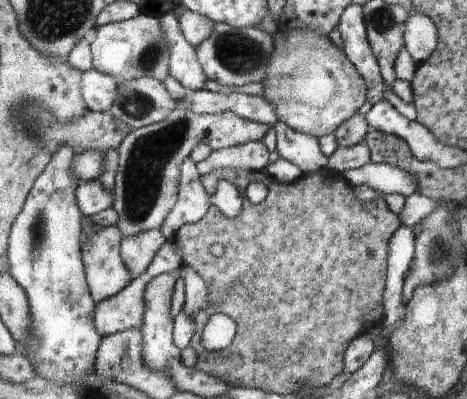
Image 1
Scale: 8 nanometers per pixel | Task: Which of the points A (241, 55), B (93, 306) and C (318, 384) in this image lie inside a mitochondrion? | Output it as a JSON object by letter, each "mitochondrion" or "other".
{"A":"mitochondrion","B":"other","C":"other"}

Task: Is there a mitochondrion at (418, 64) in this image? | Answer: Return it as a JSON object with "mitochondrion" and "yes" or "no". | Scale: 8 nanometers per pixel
{"mitochondrion":"no"}

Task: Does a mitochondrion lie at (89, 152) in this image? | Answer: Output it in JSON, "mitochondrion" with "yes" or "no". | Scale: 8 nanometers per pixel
{"mitochondrion":"no"}

